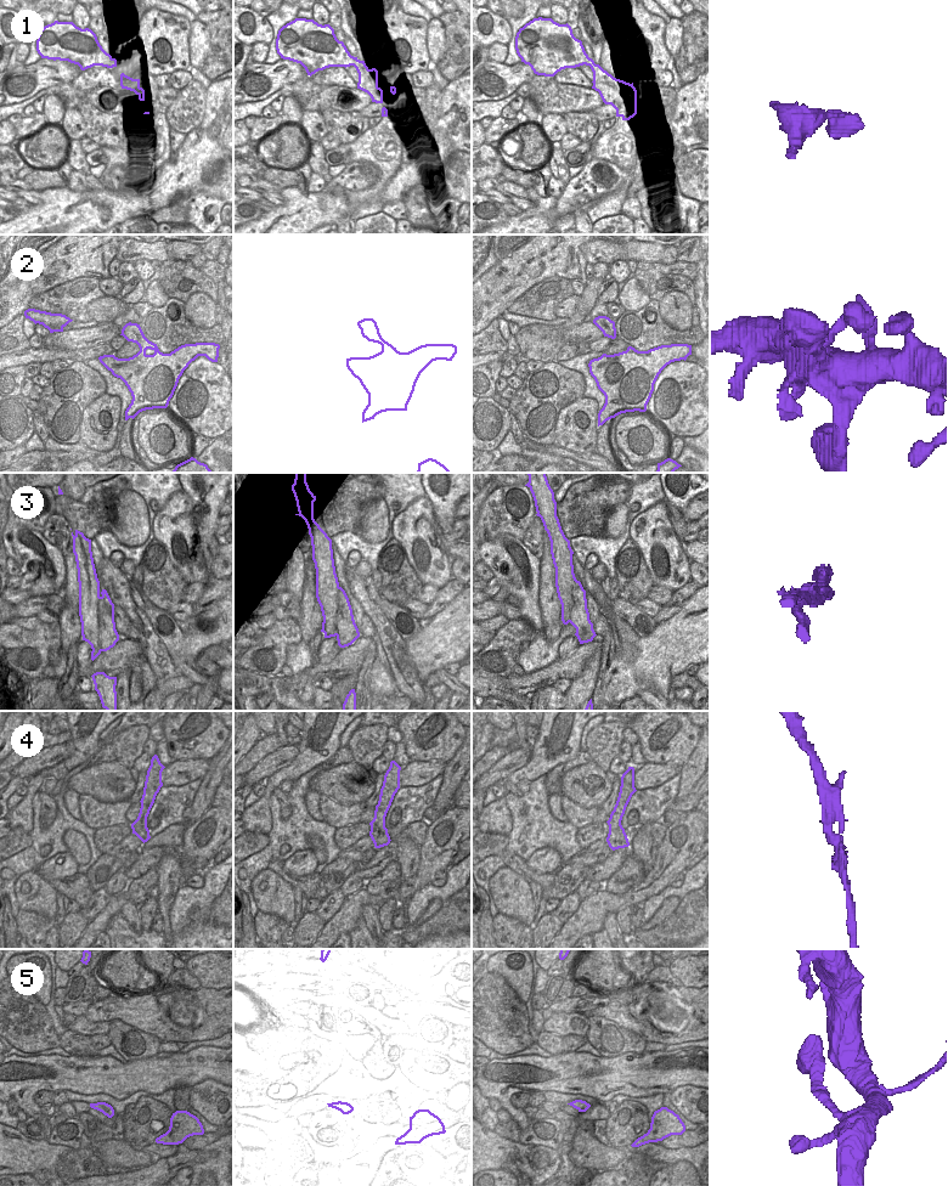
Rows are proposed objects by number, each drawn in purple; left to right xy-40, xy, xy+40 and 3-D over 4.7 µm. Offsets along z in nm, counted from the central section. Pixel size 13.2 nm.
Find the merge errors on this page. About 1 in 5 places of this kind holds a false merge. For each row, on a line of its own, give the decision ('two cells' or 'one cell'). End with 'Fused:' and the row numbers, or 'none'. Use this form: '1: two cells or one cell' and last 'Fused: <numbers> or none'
1: one cell
2: one cell
3: two cells
4: two cells
5: one cell
Fused: 3, 4

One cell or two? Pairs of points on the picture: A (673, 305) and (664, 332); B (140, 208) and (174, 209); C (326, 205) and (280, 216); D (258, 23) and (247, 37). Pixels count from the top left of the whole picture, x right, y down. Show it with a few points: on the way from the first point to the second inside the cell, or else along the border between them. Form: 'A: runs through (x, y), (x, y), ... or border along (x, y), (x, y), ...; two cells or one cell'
A: border along (658, 301), (670, 326), (692, 326); two cells
B: border along (184, 196), (148, 214); two cells
C: runs through (315, 209), (304, 212), (298, 216), (291, 216); one cell
D: runs through (254, 27), (250, 34); one cell

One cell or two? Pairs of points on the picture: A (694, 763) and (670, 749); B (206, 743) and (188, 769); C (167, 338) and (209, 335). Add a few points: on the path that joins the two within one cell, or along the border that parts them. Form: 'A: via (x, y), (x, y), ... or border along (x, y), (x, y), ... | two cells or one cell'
A: border along (697, 744), (689, 758), (681, 767) | two cells
B: border along (208, 760), (174, 761) | two cells
C: via (178, 335), (198, 335) | one cell

